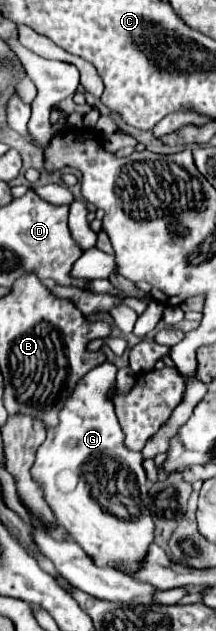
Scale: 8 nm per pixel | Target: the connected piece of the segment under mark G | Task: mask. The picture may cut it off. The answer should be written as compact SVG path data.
M102 363L92 369L78 385L60 409L60 423L48 427L46 441L36 451L36 461L30 469L34 481L42 487L44 499L50 505L56 521L74 537L74 541L102 567L124 567L126 571L138 569L148 545L154 539L154 523L148 511L148 479L142 467L142 453L130 451L124 443L118 417L114 413L114 383L116 367Z

